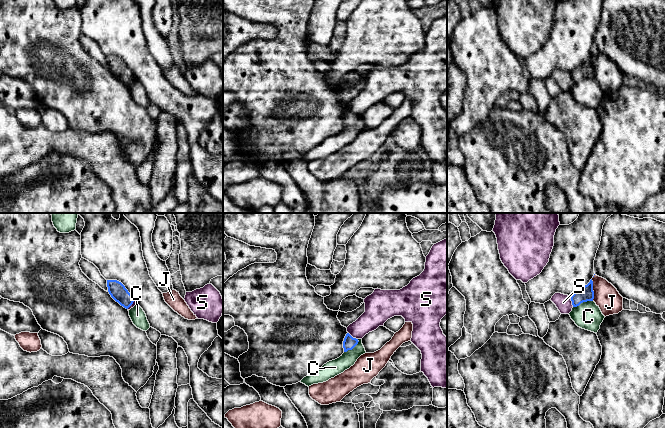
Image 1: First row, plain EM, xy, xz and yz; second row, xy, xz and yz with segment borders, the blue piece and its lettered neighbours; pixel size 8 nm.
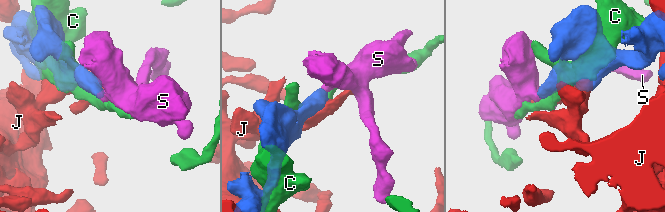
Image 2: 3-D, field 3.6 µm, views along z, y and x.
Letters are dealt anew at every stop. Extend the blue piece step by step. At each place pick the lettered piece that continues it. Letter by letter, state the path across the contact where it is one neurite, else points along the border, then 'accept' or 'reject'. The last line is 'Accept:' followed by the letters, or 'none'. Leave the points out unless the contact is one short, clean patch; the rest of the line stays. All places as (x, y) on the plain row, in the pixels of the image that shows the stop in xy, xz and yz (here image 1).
C: reject
J: reject
S: border along yz (569, 72), (573, 82); reject
Accept: none

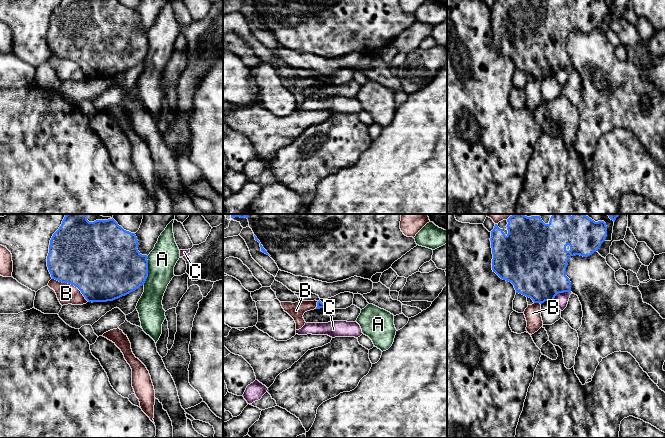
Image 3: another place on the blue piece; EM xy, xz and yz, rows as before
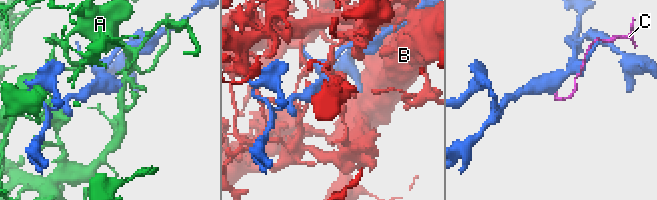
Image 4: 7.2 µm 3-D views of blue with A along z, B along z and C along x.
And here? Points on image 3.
A: reject
B: reject
C: reject
Accept: none

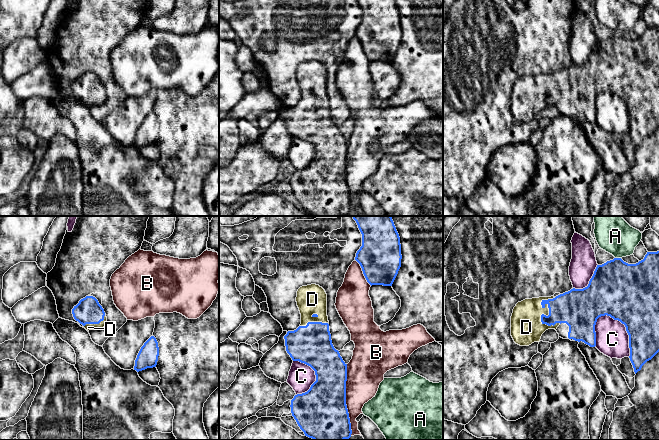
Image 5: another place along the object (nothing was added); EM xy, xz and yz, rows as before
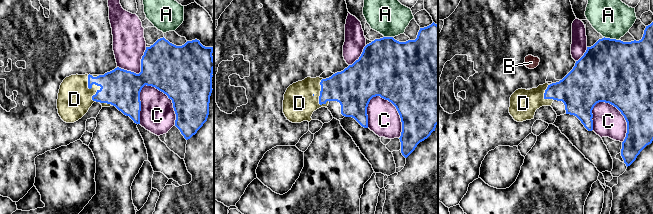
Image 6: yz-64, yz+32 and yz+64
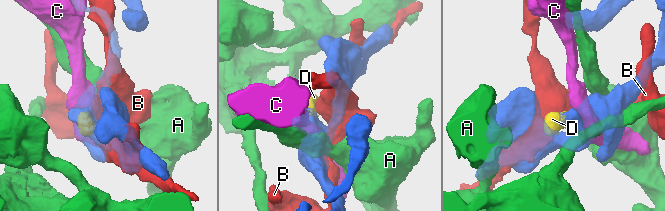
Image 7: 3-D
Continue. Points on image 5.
A: border along yz (615, 33), (620, 34); reject
B: reject
C: reject
D: runs through yz (572, 83), (542, 90), (526, 103); accept
Accept: D

